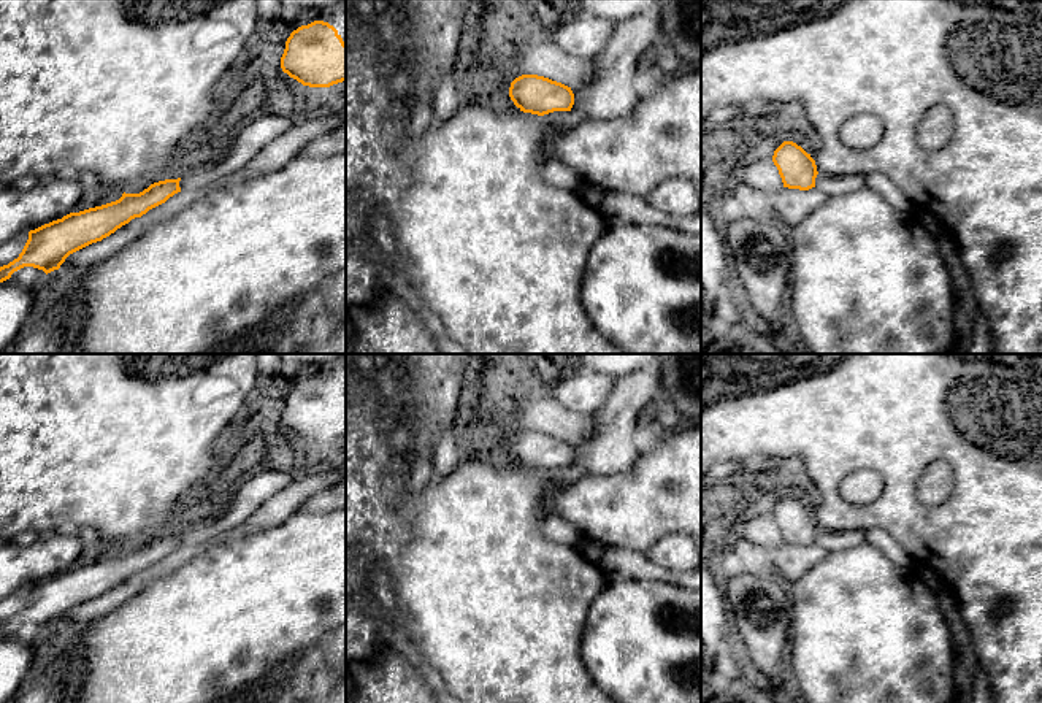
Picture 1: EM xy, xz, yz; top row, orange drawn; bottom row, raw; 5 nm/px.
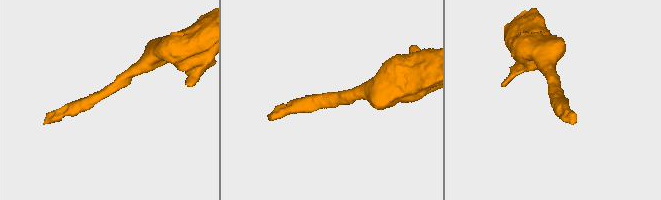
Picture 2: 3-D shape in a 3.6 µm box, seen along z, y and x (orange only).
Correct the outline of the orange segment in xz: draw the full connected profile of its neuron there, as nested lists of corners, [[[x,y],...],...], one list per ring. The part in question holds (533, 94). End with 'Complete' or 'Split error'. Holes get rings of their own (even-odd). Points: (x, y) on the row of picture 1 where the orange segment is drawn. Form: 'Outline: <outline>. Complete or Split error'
Outline: [[[522,75],[511,83],[509,97],[523,111],[544,116],[554,111],[571,111],[571,87],[538,75]]]. Complete

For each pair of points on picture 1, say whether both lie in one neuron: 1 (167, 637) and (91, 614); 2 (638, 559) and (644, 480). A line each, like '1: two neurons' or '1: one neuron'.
1: two neurons
2: two neurons

